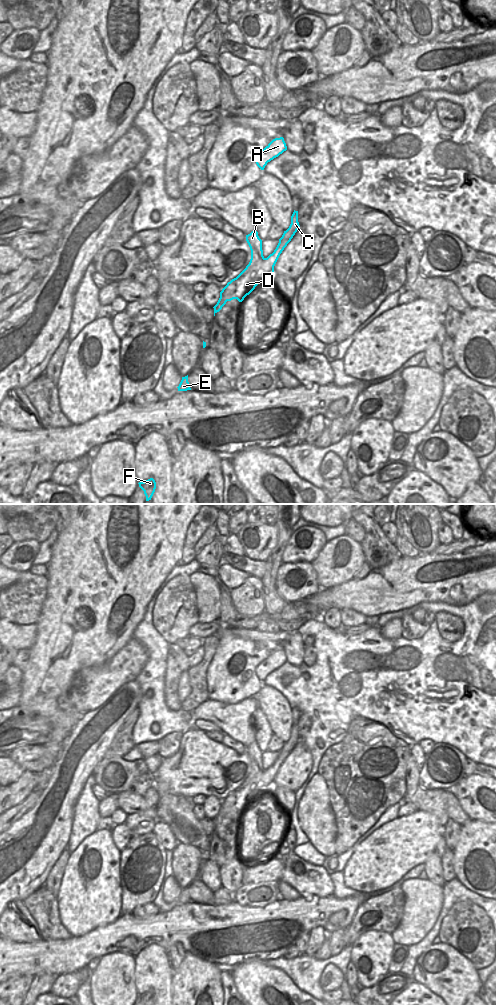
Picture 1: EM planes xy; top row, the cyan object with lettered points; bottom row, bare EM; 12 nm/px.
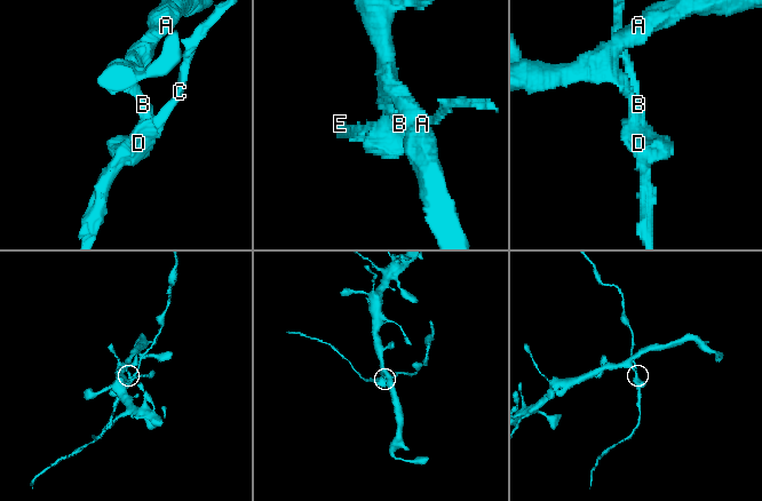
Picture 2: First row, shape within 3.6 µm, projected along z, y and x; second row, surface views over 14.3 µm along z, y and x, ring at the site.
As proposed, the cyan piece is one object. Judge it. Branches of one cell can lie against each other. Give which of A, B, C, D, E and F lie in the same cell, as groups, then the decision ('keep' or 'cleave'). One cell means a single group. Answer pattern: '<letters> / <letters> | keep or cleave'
A B D / C E F | cleave

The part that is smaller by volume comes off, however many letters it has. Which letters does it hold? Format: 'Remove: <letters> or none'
Remove: C, E, F

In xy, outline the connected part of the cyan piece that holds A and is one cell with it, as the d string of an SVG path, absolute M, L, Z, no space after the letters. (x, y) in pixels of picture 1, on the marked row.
M275 138L256 155L255 162L261 170L264 170L268 162L278 157L286 150L287 146L284 138Z

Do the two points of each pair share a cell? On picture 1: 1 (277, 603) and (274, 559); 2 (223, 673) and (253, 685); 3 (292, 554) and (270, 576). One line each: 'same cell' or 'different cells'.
1: same cell
2: same cell
3: different cells

